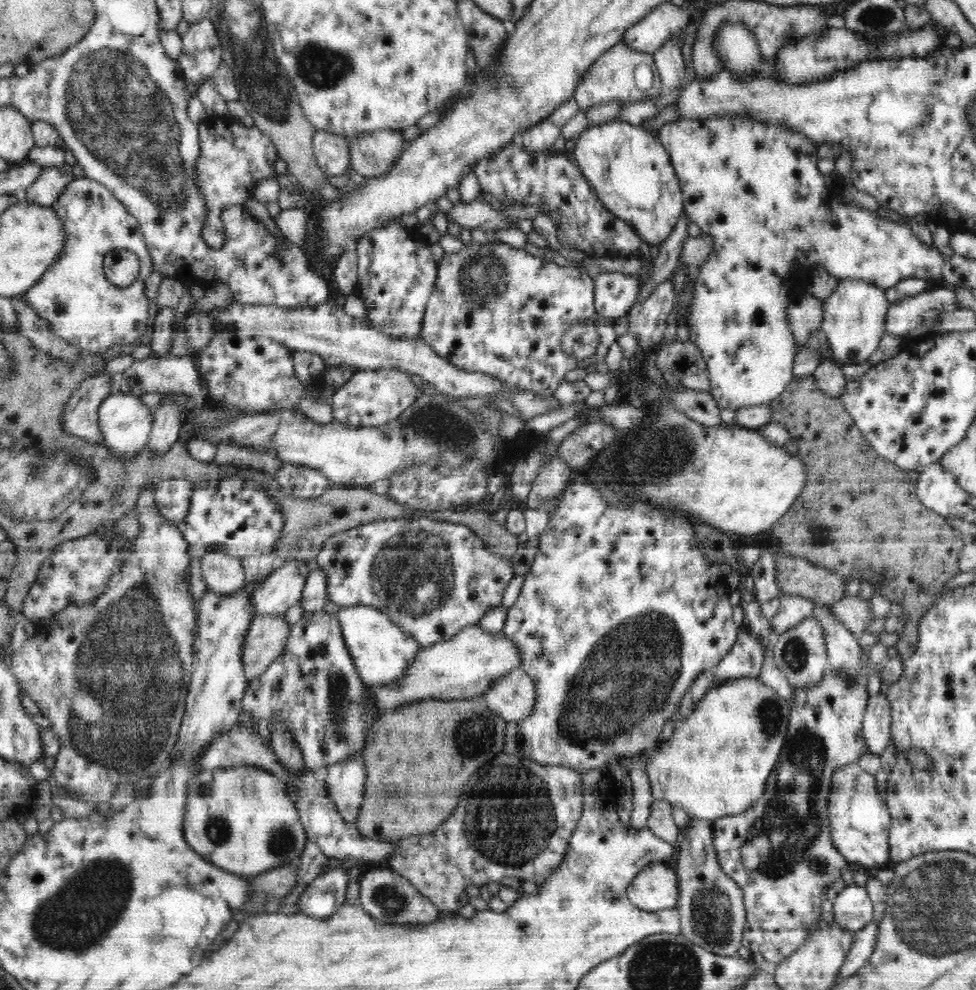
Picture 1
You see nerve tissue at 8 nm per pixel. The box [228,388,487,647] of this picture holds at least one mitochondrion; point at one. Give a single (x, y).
(412, 573)

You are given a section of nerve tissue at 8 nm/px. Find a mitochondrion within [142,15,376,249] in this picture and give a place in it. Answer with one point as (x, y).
(323, 65)

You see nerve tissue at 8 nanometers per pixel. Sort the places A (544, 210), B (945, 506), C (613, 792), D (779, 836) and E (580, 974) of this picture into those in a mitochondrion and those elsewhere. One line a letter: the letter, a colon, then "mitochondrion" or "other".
A: other
B: other
C: other
D: mitochondrion
E: other

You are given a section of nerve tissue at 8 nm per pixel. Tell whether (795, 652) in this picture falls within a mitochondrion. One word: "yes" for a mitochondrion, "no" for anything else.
yes

